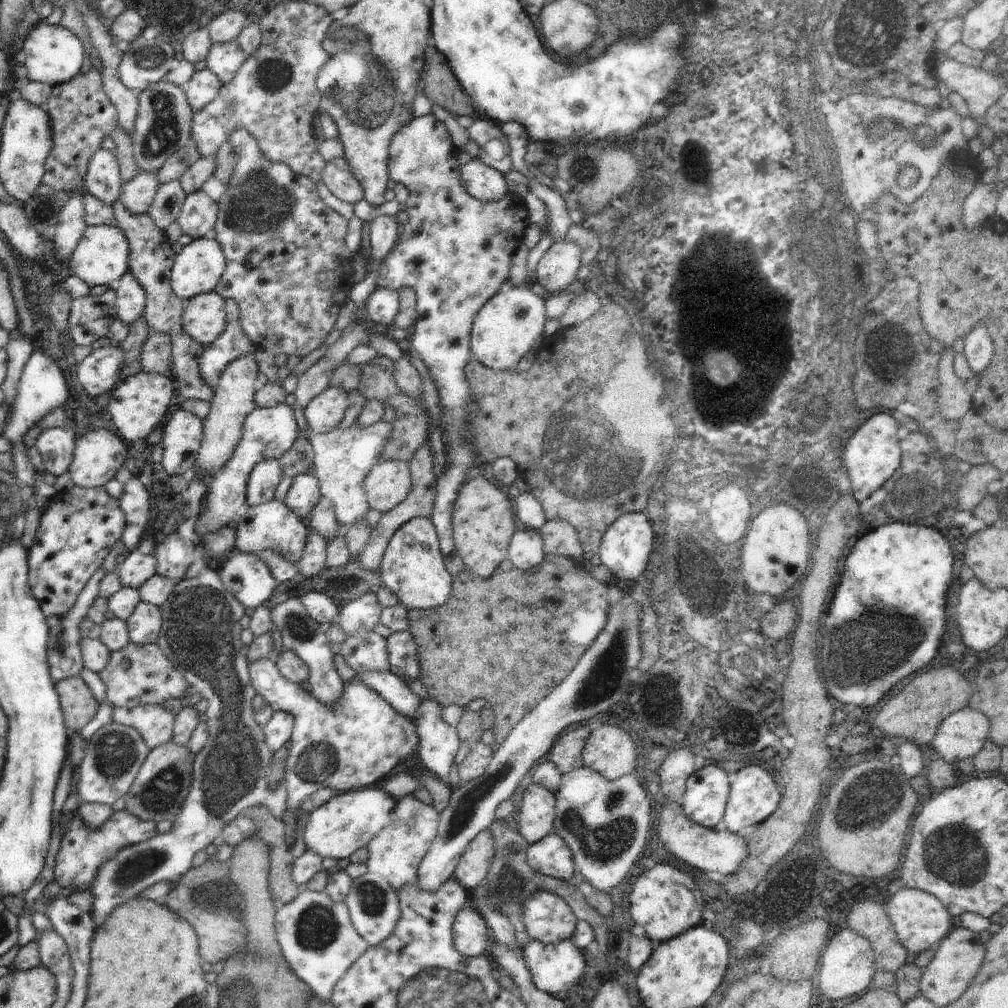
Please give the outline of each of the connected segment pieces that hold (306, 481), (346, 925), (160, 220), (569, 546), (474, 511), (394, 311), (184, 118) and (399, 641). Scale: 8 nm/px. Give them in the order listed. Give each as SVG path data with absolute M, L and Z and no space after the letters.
M310 472L302 473L293 478L283 503L294 514L307 521L321 496L319 480Z
M303 888L296 898L279 907L275 914L275 931L281 946L282 962L290 965L297 977L313 990L314 997L327 1003L330 1003L334 985L369 947L352 924L345 901L334 902L325 890L310 891Z
M181 179L161 184L146 214L152 217L154 224L165 231L176 221L187 194L181 185Z
M546 521L539 533L543 538L545 555L562 555L583 562L583 548L573 524L568 521Z
M482 476L467 480L459 488L457 501L454 503L451 523L453 526L453 539L457 554L462 557L465 568L483 579L490 578L500 566L500 562L507 558L509 544L514 531L514 514L512 514L511 496L507 496L500 488Z
M377 287L367 298L366 306L374 324L379 322L393 327L399 313L399 292L386 287Z
M158 81L139 95L139 107L132 136L133 157L142 171L156 171L180 148L191 143L190 126L195 111L187 101L185 87Z
M396 631L387 638L390 670L404 682L421 676L418 649L410 631Z

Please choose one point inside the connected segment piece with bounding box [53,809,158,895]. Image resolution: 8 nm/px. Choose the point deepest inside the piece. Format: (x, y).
(83, 850)

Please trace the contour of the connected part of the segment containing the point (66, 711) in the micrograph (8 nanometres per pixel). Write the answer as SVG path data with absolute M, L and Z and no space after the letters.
M78 674L55 683L65 727L78 733L98 712L99 704L84 679Z

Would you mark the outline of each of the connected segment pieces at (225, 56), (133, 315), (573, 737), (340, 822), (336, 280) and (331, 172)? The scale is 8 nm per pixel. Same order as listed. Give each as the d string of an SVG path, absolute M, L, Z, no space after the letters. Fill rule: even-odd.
M234 41L214 43L205 58L207 67L224 83L229 83L244 61L249 57L240 45Z
M130 271L118 280L114 288L117 294L115 300L118 309L117 318L131 325L143 314L145 290Z
M592 722L592 724L583 725L557 738L548 754L549 760L559 768L562 775L583 766L584 745L589 734L597 728L598 724Z
M380 784L337 794L309 814L304 831L307 848L322 858L348 859L356 850L366 847L377 832L392 824L391 814L396 803L397 800Z
M239 128L232 133L229 138L234 154L237 156L237 163L229 178L228 184L224 188L223 194L218 201L217 221L215 224L216 240L221 244L226 262L222 276L219 278L215 291L225 299L234 299L239 308L239 315L242 328L248 335L248 338L255 344L256 350L264 350L264 352L272 352L278 348L278 352L286 351L286 354L296 354L301 360L307 357L311 352L314 352L319 346L322 346L328 335L332 332L336 320L338 320L338 312L344 305L351 291L353 280L353 252L346 247L346 232L348 230L348 220L346 220L338 212L334 211L318 194L316 183L312 182L307 176L295 173L289 164L274 162L266 162L266 158L259 149L257 140L245 129ZM344 290L344 294L340 294L340 300L333 300L332 296L339 291Z
M344 156L330 159L324 164L321 180L340 200L355 205L363 199L363 188L350 172L348 161Z

